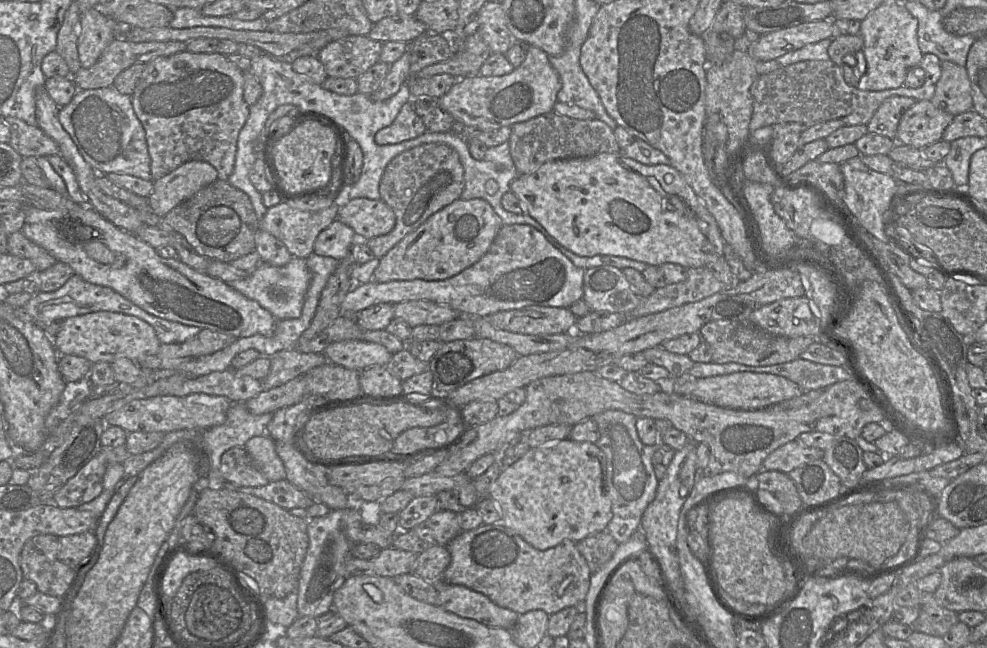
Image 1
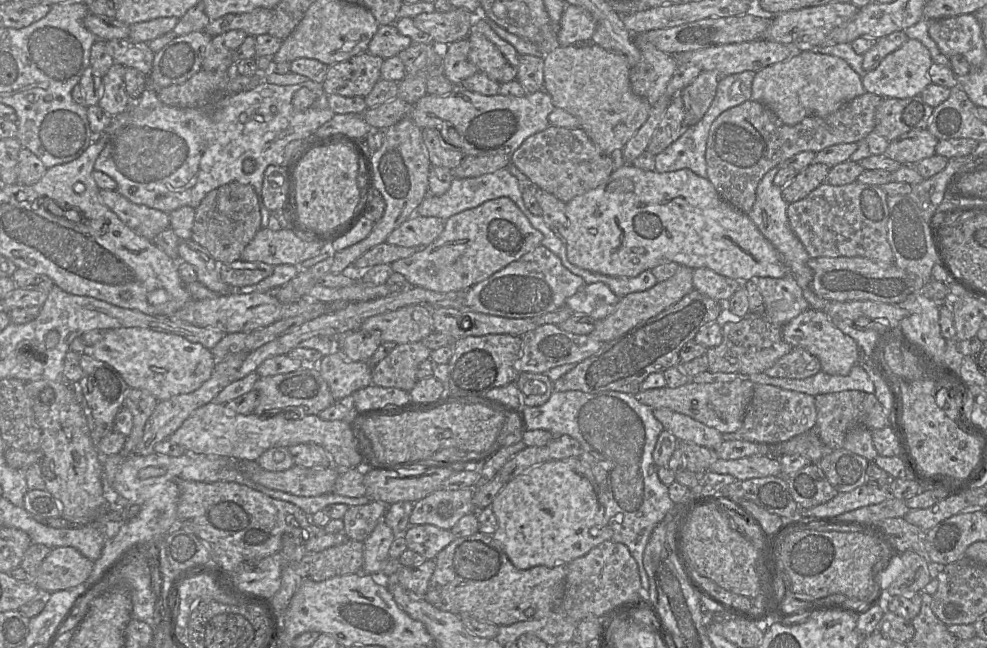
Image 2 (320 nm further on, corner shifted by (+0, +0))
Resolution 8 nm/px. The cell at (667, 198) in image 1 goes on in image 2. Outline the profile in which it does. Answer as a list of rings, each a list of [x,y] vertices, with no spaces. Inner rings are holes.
[[[632,164],[613,170],[600,186],[565,203],[567,225],[556,233],[565,243],[568,261],[582,269],[613,277],[635,277],[655,266],[676,262],[692,269],[709,268],[742,283],[753,277],[782,278],[789,269],[748,213],[724,200],[708,178],[683,168],[672,172],[648,171]]]

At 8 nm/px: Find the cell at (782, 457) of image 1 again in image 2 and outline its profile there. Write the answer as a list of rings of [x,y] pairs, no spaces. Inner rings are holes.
[[[753,455],[735,460],[717,458],[708,470],[718,474],[732,475],[737,480],[782,475],[779,459],[763,455]]]

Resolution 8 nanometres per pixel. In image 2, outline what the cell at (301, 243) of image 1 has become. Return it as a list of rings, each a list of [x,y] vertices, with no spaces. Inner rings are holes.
[[[264,227],[246,246],[240,260],[264,262],[273,266],[299,266],[303,261],[317,256],[322,249],[316,241],[301,238],[289,228],[273,231]]]

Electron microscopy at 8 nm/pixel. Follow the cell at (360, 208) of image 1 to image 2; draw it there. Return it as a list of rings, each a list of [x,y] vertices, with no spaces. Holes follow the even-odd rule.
[[[413,215],[388,235],[386,243],[424,248],[442,233],[444,223],[440,218]]]

